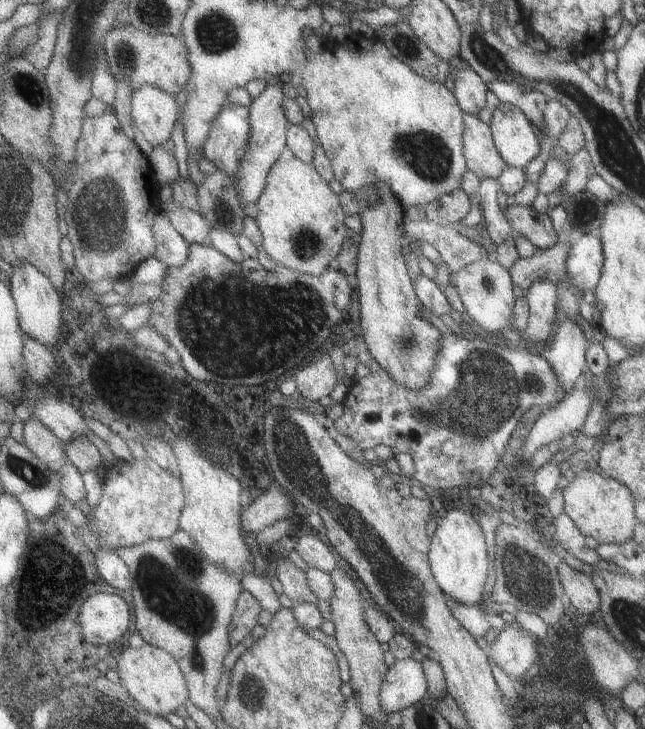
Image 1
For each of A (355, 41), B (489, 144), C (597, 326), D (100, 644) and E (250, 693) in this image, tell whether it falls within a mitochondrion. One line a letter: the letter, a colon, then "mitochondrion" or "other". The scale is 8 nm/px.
A: other
B: other
C: other
D: other
E: mitochondrion

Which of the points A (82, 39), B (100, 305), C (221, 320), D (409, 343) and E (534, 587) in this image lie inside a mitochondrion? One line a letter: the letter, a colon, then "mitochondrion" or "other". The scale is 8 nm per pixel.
A: mitochondrion
B: other
C: mitochondrion
D: mitochondrion
E: mitochondrion

